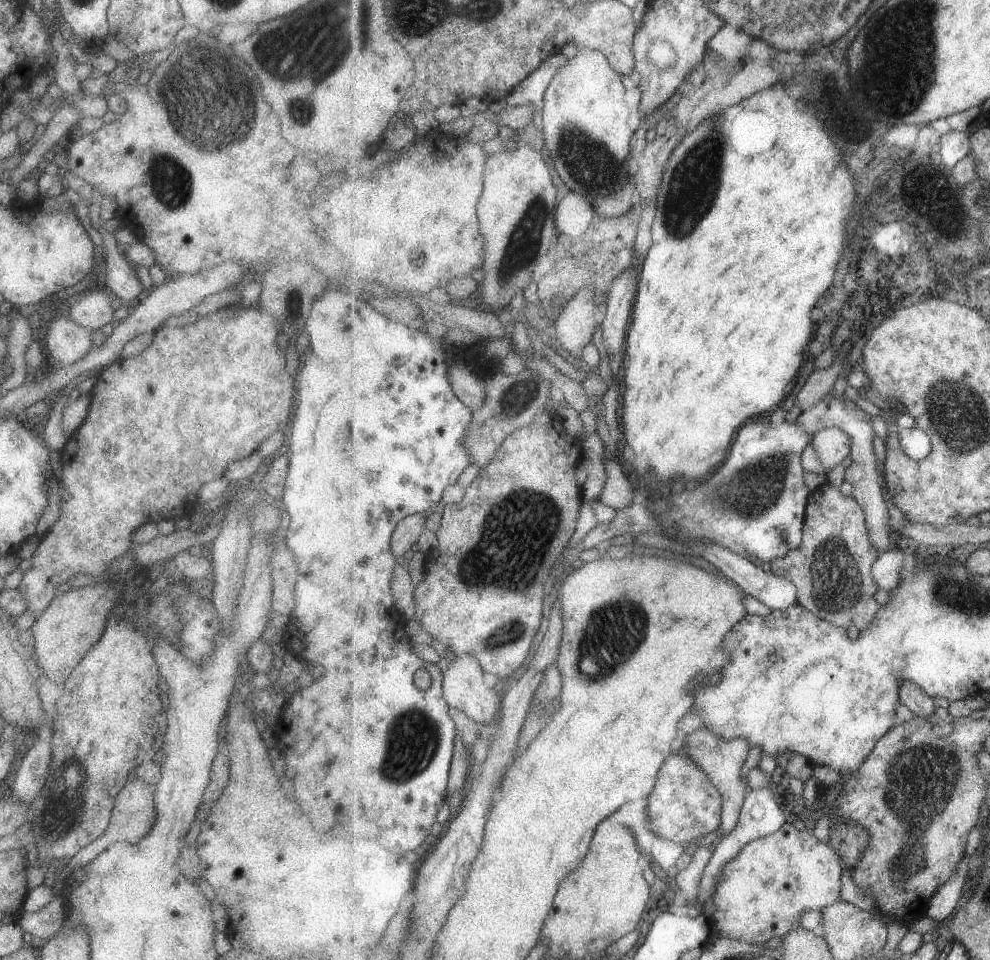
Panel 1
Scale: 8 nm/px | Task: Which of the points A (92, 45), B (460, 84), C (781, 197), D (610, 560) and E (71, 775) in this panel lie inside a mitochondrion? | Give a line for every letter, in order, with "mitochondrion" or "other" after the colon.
A: other
B: other
C: other
D: other
E: mitochondrion

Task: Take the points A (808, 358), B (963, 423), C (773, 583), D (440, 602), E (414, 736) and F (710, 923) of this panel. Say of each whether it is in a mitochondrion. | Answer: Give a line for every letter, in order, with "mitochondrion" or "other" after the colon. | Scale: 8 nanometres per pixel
A: other
B: mitochondrion
C: other
D: other
E: mitochondrion
F: other

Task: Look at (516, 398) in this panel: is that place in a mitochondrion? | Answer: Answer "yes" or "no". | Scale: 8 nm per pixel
yes

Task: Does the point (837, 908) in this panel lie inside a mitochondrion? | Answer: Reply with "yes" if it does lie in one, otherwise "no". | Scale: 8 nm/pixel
no

